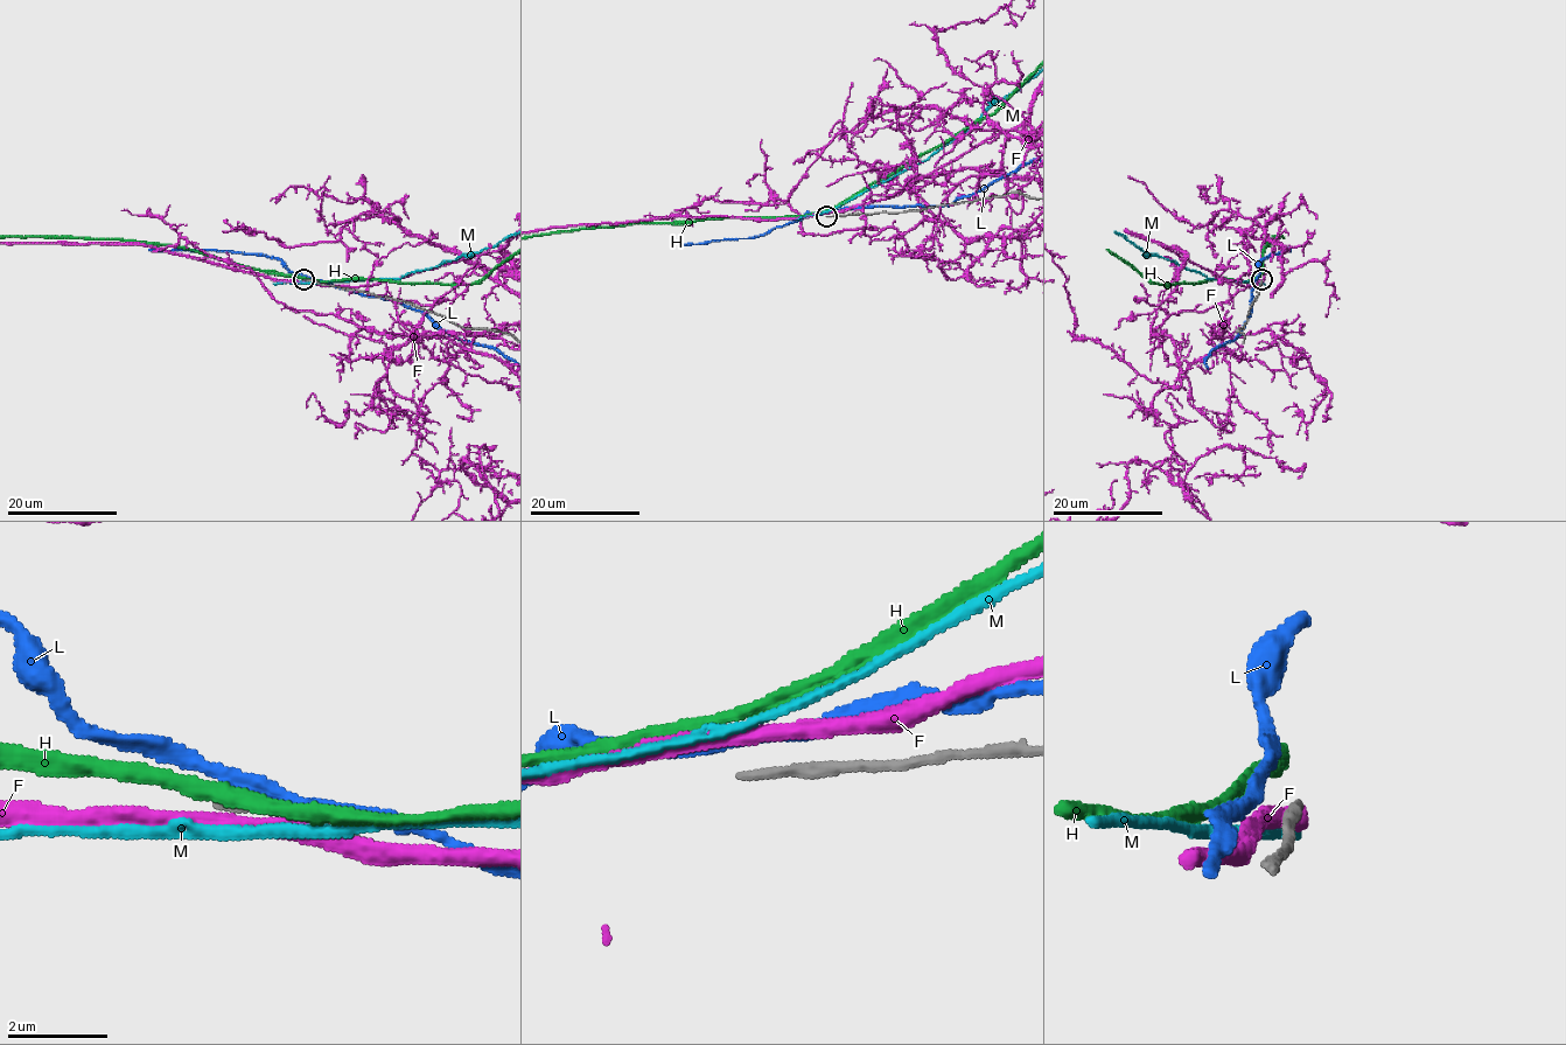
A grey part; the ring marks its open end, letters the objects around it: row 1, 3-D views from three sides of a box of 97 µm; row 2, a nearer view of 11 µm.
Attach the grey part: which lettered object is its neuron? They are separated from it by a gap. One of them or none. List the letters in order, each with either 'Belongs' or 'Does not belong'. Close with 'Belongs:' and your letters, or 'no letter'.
F: Does not belong
H: Does not belong
L: Does not belong
M: Does not belong
Belongs: no letter

